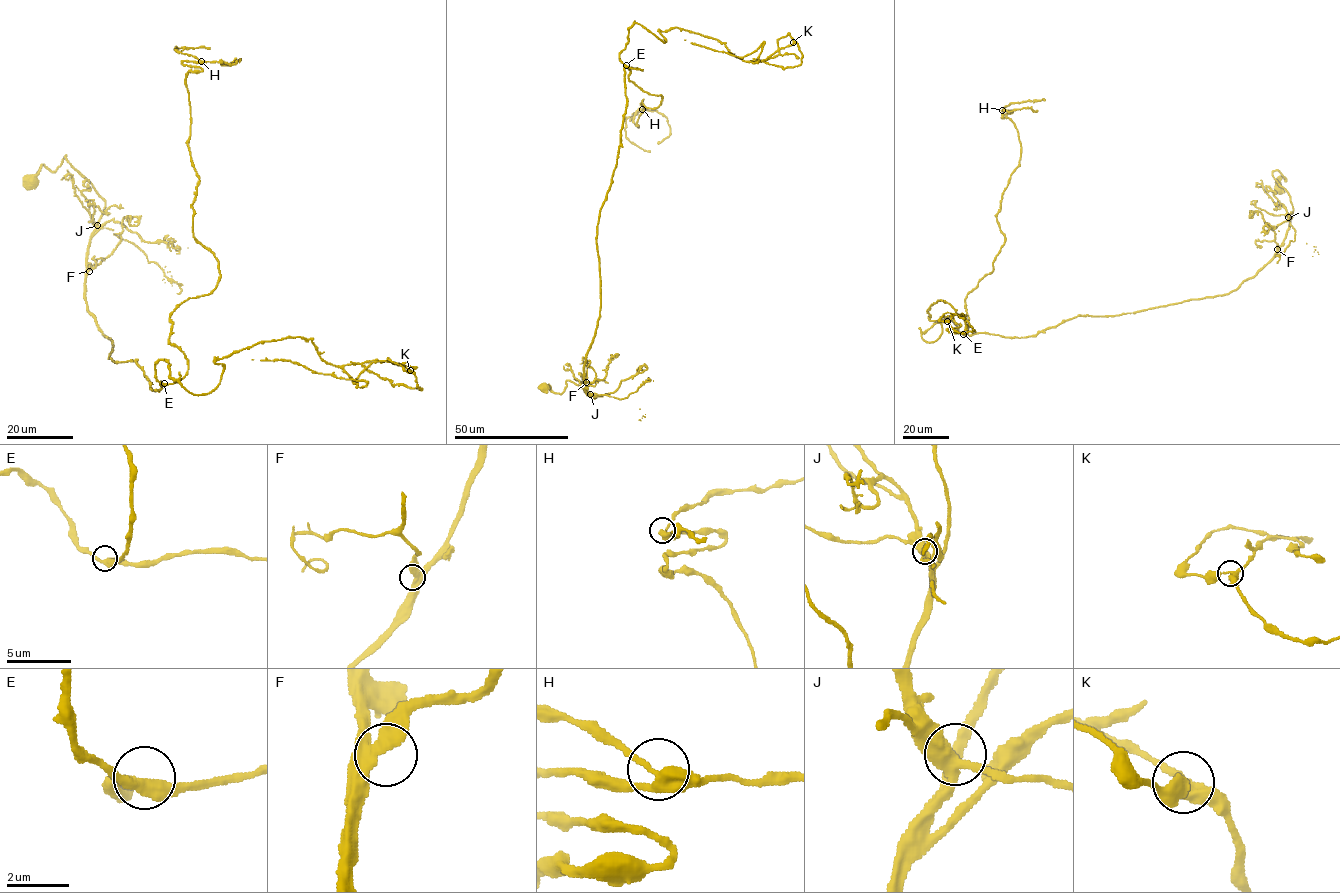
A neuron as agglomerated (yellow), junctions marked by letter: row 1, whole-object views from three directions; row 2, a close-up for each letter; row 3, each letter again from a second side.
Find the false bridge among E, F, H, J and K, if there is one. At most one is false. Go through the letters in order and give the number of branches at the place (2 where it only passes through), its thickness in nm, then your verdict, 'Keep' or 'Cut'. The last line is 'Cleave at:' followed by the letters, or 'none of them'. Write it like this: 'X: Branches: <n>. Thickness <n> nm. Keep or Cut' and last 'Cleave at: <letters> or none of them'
E: Branches: 3. Thickness 360 nm. Keep
F: Branches: 3. Thickness 320 nm. Keep
H: Branches: 3. Thickness 380 nm. Keep
J: Branches: 3. Thickness 400 nm. Keep
K: Branches: 3. Thickness 360 nm. Cut
Cleave at: K

